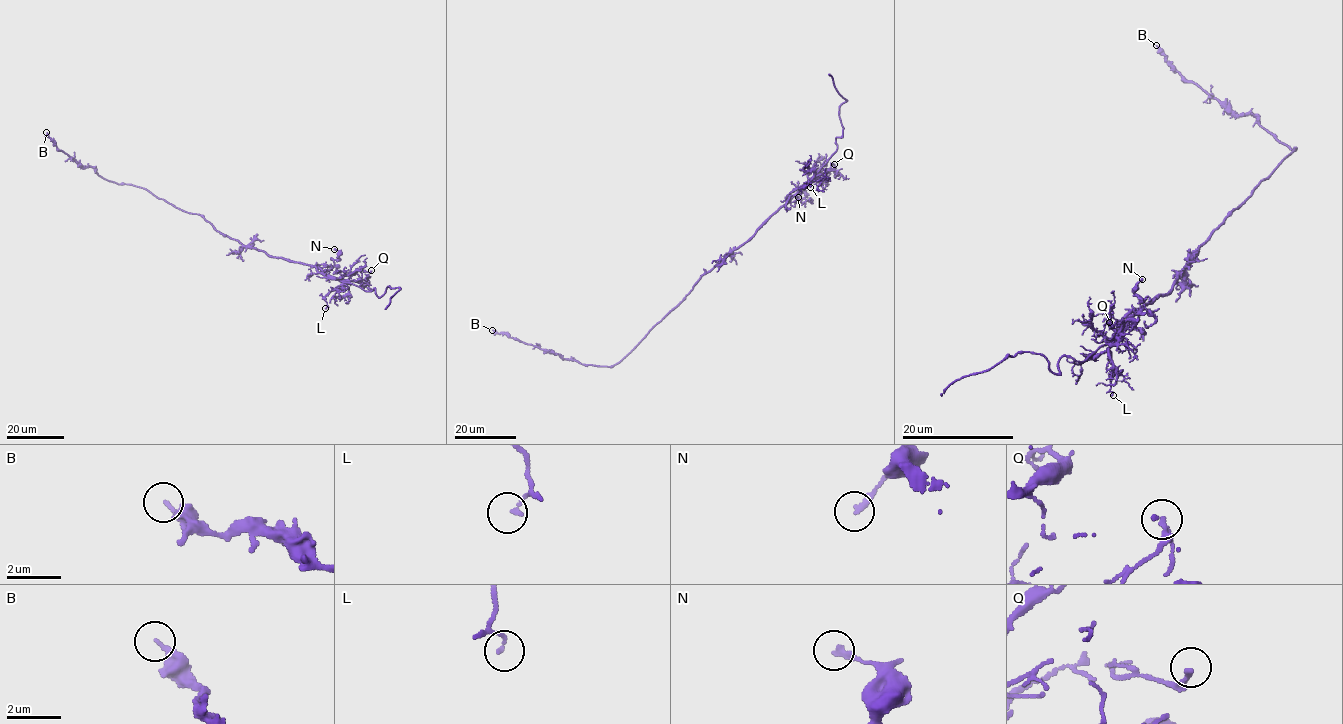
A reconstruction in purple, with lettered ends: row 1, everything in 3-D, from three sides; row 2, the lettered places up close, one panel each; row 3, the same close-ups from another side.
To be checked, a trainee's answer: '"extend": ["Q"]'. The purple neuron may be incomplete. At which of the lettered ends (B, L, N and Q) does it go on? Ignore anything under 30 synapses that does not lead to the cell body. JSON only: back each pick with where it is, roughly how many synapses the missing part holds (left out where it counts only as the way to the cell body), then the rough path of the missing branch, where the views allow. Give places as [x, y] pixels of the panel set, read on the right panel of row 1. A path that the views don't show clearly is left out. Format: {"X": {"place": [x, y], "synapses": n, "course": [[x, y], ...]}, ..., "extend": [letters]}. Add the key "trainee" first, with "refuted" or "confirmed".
{"trainee": "refuted", "extend": []}

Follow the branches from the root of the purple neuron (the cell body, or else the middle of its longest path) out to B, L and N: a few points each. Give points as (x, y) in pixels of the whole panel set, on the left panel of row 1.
B: (236, 239), (200, 215), (176, 207), (139, 187), (106, 180), (91, 167), (79, 165), (58, 149), (46, 132)
L: (236, 239), (272, 257), (315, 266), (342, 283), (326, 295), (325, 308)
N: (236, 239), (272, 257), (315, 266), (333, 265), (338, 255), (334, 249)

